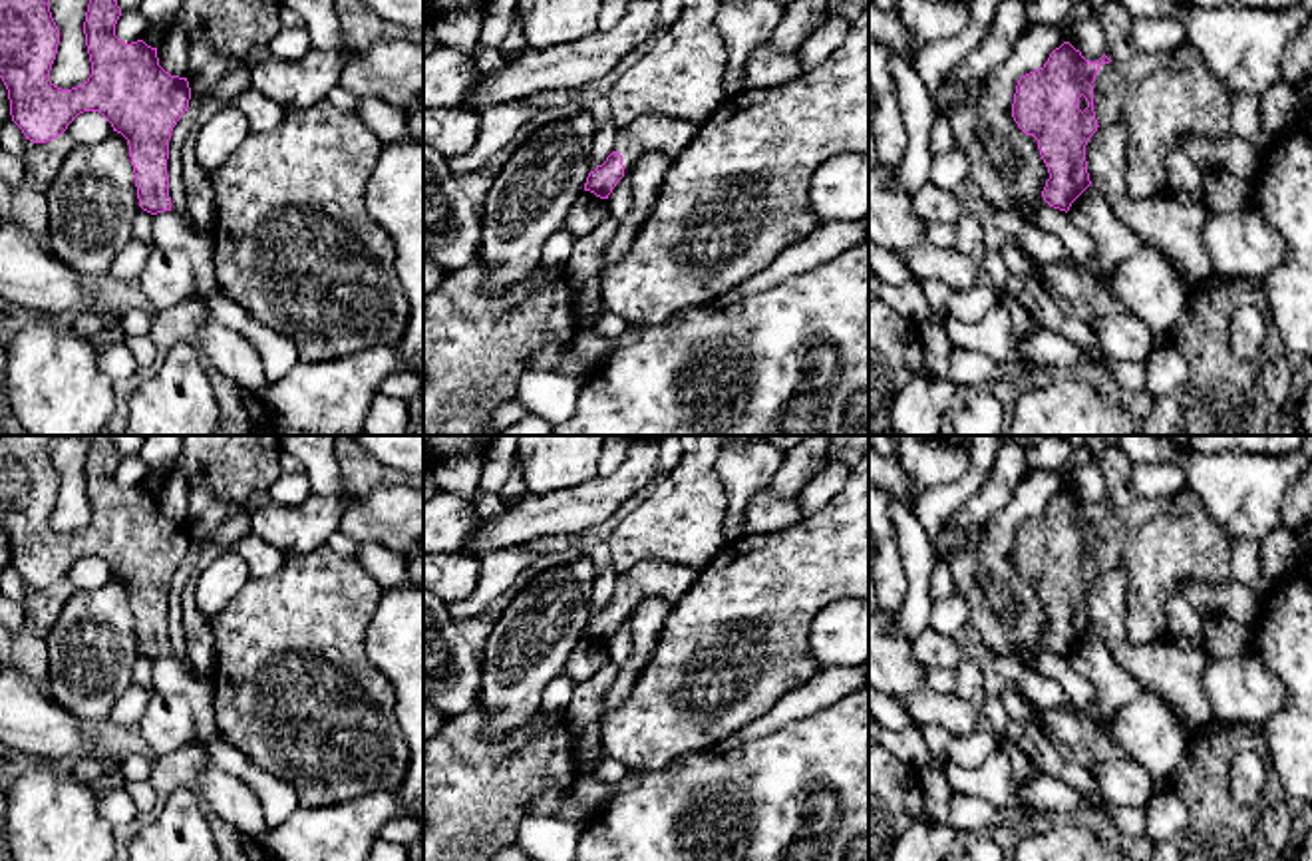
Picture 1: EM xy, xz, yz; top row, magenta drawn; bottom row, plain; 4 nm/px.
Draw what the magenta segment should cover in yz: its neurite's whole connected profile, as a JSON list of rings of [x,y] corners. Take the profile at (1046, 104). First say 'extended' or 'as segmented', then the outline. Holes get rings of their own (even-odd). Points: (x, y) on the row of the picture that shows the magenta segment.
as segmented | [[[1069,42],[1056,48],[1048,62],[1018,80],[1012,117],[1026,135],[1038,139],[1050,179],[1044,201],[1060,211],[1091,185],[1085,145],[1097,131],[1093,82],[1111,60],[1103,54],[1089,62]]]

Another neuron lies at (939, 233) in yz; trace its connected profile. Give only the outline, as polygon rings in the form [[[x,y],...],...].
[[[928,221],[926,241],[936,247],[950,247],[956,235],[954,223]]]

